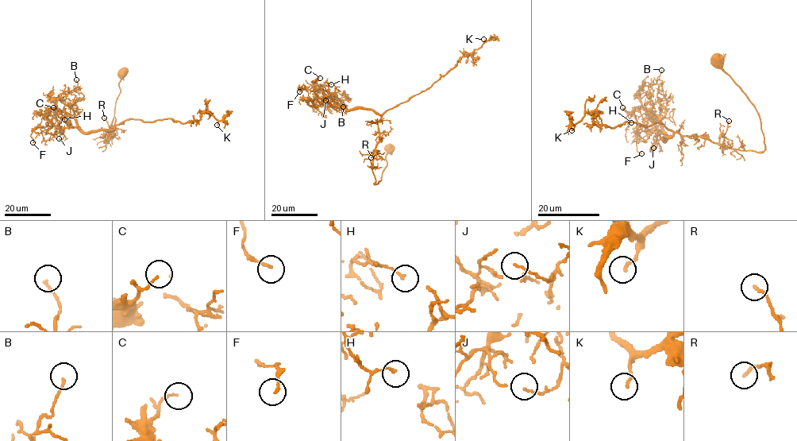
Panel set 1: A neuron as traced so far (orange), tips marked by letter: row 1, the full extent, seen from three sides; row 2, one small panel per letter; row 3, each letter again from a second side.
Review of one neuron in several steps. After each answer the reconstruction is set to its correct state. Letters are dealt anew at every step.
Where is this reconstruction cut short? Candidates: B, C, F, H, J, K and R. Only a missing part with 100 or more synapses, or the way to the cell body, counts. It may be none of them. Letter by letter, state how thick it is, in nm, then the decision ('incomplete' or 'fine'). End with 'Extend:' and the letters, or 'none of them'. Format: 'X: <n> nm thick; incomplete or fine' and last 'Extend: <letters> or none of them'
B: 140 nm thick; fine
C: 100 nm thick; fine
F: 140 nm thick; fine
H: 120 nm thick; fine
J: 70 nm thick; fine
K: 160 nm thick; fine
R: 160 nm thick; fine
Extend: none of them

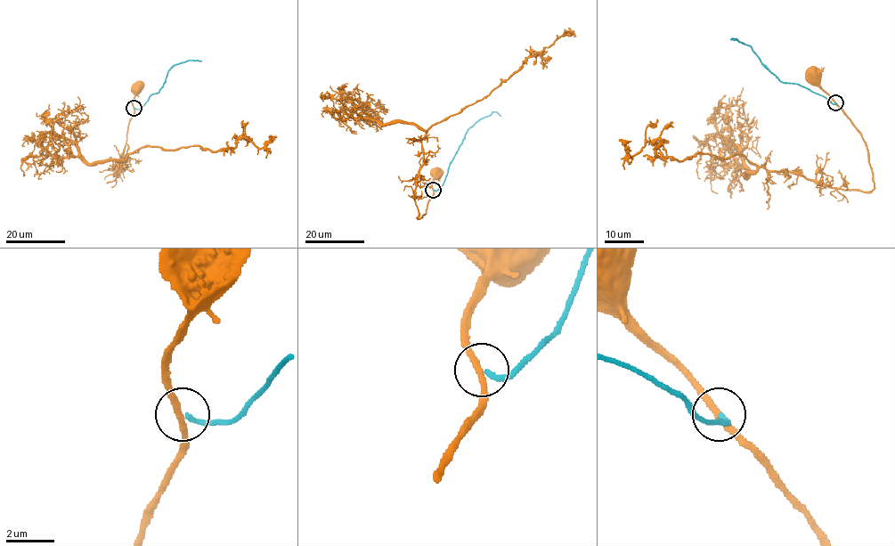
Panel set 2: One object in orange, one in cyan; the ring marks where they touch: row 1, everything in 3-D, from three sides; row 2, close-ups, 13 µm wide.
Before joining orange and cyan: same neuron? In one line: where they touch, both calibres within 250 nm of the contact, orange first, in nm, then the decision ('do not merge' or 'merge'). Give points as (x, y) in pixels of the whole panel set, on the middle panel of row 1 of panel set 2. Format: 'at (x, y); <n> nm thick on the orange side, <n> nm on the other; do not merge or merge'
at (433, 190); 280 nm thick on the orange side, 200 nm on the other; do not merge

